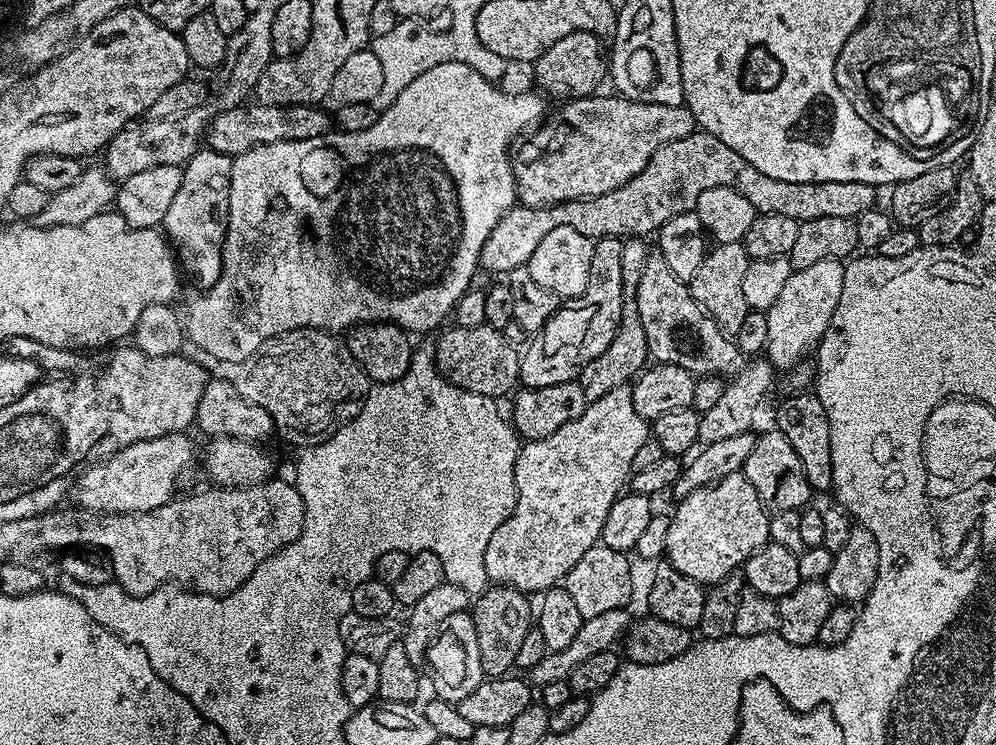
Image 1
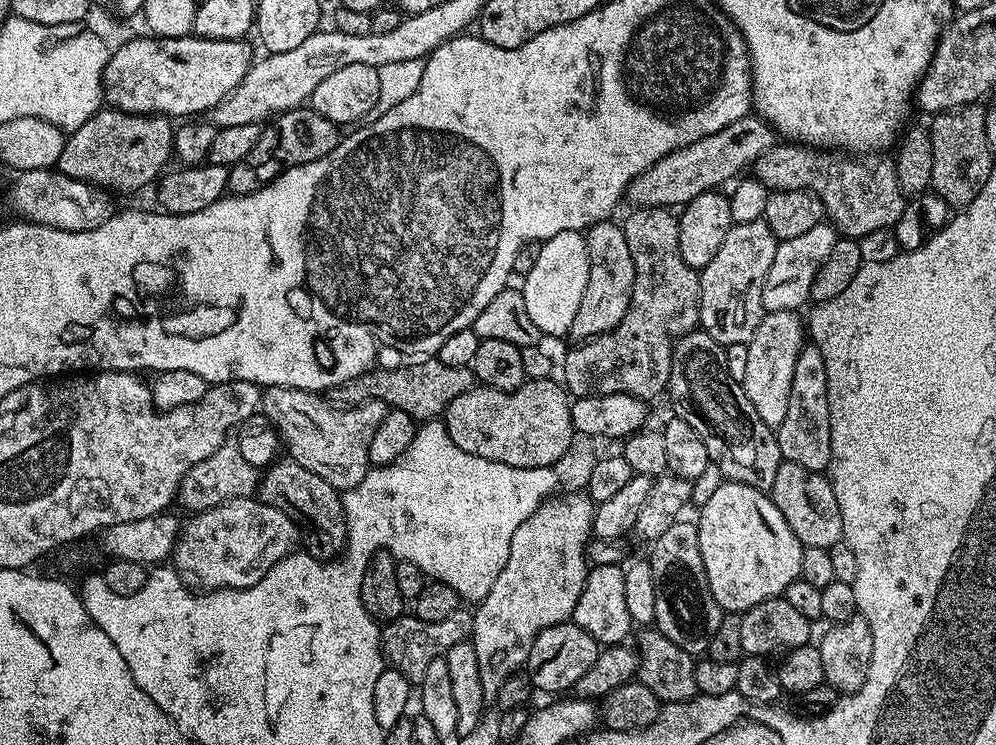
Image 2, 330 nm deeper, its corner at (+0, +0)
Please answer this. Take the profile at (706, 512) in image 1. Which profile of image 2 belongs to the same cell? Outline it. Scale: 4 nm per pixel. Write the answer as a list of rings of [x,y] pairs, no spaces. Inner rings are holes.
[[[725,480],[718,486],[718,490],[714,490],[714,495],[706,503],[699,505],[698,512],[700,512],[700,520],[697,519],[695,525],[698,530],[698,546],[702,550],[702,566],[706,566],[706,582],[710,586],[710,594],[714,594],[714,602],[718,602],[718,606],[725,613],[743,614],[748,612],[754,606],[758,606],[758,602],[766,602],[773,600],[775,596],[783,596],[786,586],[790,586],[790,582],[800,579],[802,554],[805,547],[794,534],[794,530],[790,530],[786,518],[782,518],[782,510],[778,510],[778,506],[774,506],[769,493],[759,492],[754,486],[746,486],[737,480]]]

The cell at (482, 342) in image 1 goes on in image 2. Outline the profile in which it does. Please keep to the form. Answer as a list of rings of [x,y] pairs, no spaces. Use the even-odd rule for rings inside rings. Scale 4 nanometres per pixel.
[[[424,358],[421,364],[412,364],[409,368],[380,368],[351,377],[336,392],[335,403],[340,406],[355,406],[368,400],[380,400],[389,409],[397,408],[410,414],[417,422],[427,422],[443,417],[445,410],[458,398],[474,386],[471,367],[459,368],[446,366],[435,358]]]

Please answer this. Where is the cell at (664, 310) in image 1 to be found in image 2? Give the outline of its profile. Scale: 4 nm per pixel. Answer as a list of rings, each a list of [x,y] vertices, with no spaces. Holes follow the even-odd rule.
[[[702,330],[687,332],[676,342],[672,349],[672,365],[670,378],[666,389],[666,397],[672,403],[672,412],[681,416],[686,422],[698,430],[702,442],[706,442],[706,450],[711,463],[722,470],[725,480],[737,480],[746,486],[754,486],[759,492],[771,493],[774,486],[774,477],[778,474],[778,466],[782,462],[780,447],[776,441],[776,433],[762,418],[758,418],[758,410],[746,398],[744,385],[735,380],[726,366],[725,345],[714,342],[710,334]]]

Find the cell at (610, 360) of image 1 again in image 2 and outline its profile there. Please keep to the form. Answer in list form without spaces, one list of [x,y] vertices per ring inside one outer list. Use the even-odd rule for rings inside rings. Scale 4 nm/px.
[[[638,208],[629,211],[629,216],[622,220],[622,227],[626,234],[626,246],[630,246],[630,258],[634,258],[634,290],[630,298],[630,306],[626,310],[626,314],[622,318],[622,322],[618,322],[618,326],[614,326],[614,330],[610,330],[601,336],[593,336],[591,340],[577,343],[576,348],[572,348],[564,356],[564,380],[562,384],[565,389],[573,397],[582,396],[601,396],[602,394],[630,394],[636,396],[639,400],[645,402],[651,401],[651,396],[656,396],[665,391],[670,378],[670,366],[672,365],[672,349],[676,347],[677,340],[684,336],[687,332],[697,331],[700,323],[700,273],[695,268],[686,266],[686,262],[682,258],[682,250],[678,250],[678,216],[675,211],[666,208]]]

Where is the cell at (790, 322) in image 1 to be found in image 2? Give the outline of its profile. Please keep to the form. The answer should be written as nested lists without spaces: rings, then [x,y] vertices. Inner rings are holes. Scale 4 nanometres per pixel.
[[[796,312],[765,314],[747,343],[746,378],[742,382],[744,393],[746,398],[750,398],[754,410],[758,410],[758,418],[762,418],[762,422],[766,422],[766,426],[773,430],[780,427],[782,418],[786,418],[790,403],[790,382],[794,382],[794,366],[806,343],[806,324],[798,317]]]

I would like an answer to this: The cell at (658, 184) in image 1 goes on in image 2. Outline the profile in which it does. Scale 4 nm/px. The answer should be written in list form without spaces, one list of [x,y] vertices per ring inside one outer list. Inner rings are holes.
[[[780,142],[754,165],[755,179],[771,191],[806,190],[813,192],[824,203],[825,217],[844,238],[859,238],[870,230],[892,228],[902,218],[906,203],[904,192],[898,186],[898,174],[891,159],[867,164],[867,159],[853,158],[836,150],[810,148],[807,144]]]

